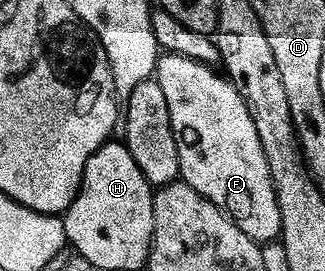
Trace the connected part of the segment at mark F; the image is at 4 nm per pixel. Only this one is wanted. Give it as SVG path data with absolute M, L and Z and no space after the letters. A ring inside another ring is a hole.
M163 54L159 58L156 78L160 89L164 89L168 113L172 113L172 129L180 153L181 182L212 201L212 205L219 207L243 233L252 237L254 243L265 245L281 240L280 205L274 192L268 157L264 157L264 145L260 145L260 133L256 133L256 121L252 121L252 113L248 113L248 105L244 105L244 97L240 97L237 88L230 84L225 74L218 73L215 68L188 57Z

